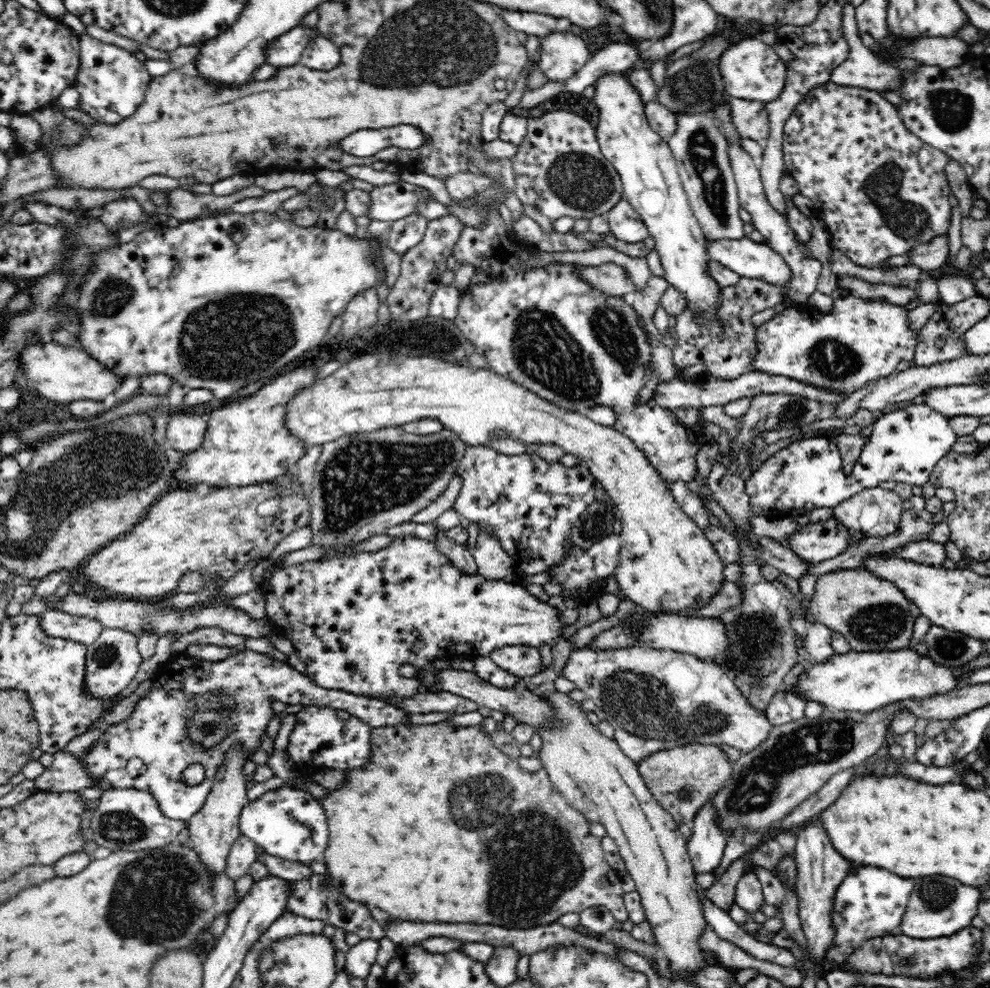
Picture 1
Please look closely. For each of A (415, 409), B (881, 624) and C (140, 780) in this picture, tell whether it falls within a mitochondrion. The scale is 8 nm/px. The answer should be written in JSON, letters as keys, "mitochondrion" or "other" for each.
{"A":"other","B":"mitochondrion","C":"other"}

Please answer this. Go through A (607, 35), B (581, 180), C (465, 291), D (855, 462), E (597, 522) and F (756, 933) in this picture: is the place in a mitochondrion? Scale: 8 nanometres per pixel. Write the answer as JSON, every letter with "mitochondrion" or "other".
{"A":"other","B":"mitochondrion","C":"other","D":"other","E":"mitochondrion","F":"other"}

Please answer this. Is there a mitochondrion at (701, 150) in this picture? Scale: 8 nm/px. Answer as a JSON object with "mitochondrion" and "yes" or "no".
{"mitochondrion":"yes"}

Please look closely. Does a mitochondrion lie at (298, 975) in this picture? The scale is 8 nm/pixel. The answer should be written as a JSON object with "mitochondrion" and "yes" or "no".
{"mitochondrion":"yes"}

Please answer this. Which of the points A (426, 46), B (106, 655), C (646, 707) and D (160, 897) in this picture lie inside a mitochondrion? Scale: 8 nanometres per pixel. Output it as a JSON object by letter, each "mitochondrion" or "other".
{"A":"mitochondrion","B":"mitochondrion","C":"mitochondrion","D":"mitochondrion"}

